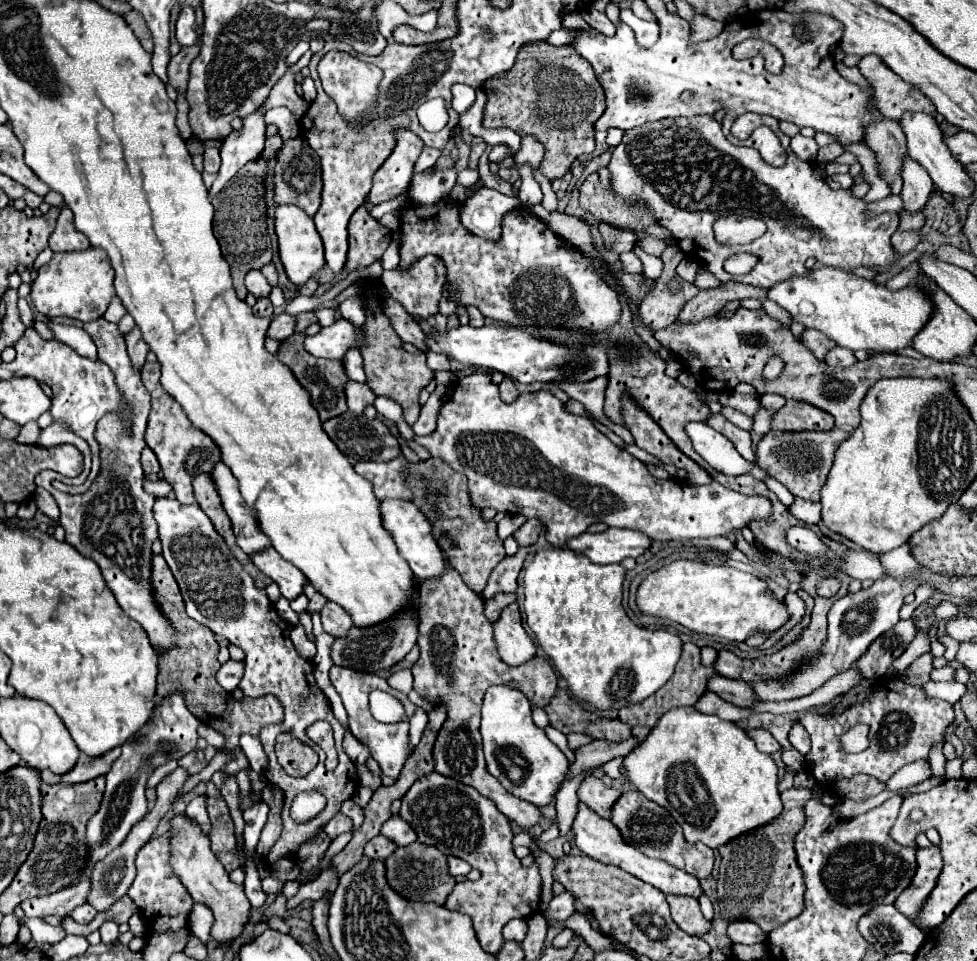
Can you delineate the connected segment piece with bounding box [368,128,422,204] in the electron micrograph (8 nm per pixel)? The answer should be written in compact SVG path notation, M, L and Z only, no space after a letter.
M396 128L394 134L396 146L380 166L380 170L374 174L374 186L368 194L368 202L372 204L386 202L406 190L412 178L414 162L418 160L418 154L422 150L422 140L408 128Z

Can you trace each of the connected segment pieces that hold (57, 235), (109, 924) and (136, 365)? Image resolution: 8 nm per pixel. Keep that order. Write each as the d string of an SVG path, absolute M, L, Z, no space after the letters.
M62 208L62 212L56 220L56 228L54 228L48 242L50 242L52 252L76 252L76 250L88 250L90 248L88 238L74 228L72 212L68 208Z
M106 920L102 926L100 926L100 934L102 934L102 942L104 944L110 944L112 940L118 938L118 924L114 920Z
M134 328L132 332L126 334L126 346L128 346L128 354L130 354L130 362L132 362L132 368L136 372L142 370L144 362L146 362L146 354L148 354L148 344L142 340L140 336L140 330Z

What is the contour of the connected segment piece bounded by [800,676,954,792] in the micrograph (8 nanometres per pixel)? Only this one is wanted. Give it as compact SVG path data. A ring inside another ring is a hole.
M898 676L878 678L876 684L880 684L880 688L876 688L876 696L872 696L872 700L868 700L868 704L864 706L858 704L856 708L848 708L848 712L826 720L820 714L808 714L800 720L800 724L808 730L812 740L812 748L806 754L806 764L816 782L820 782L830 792L834 792L834 782L850 778L854 774L868 774L880 782L886 782L904 764L928 760L930 750L938 742L942 742L946 726L954 722L952 704L924 696L922 688L904 684ZM854 724L870 726L870 746L860 754L846 754L840 748L840 738Z

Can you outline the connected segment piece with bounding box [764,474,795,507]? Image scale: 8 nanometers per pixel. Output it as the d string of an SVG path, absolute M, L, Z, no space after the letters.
M768 474L764 479L764 483L769 488L770 491L774 492L778 496L779 500L786 507L789 507L794 502L795 497L790 493L790 491L779 481L772 478Z

